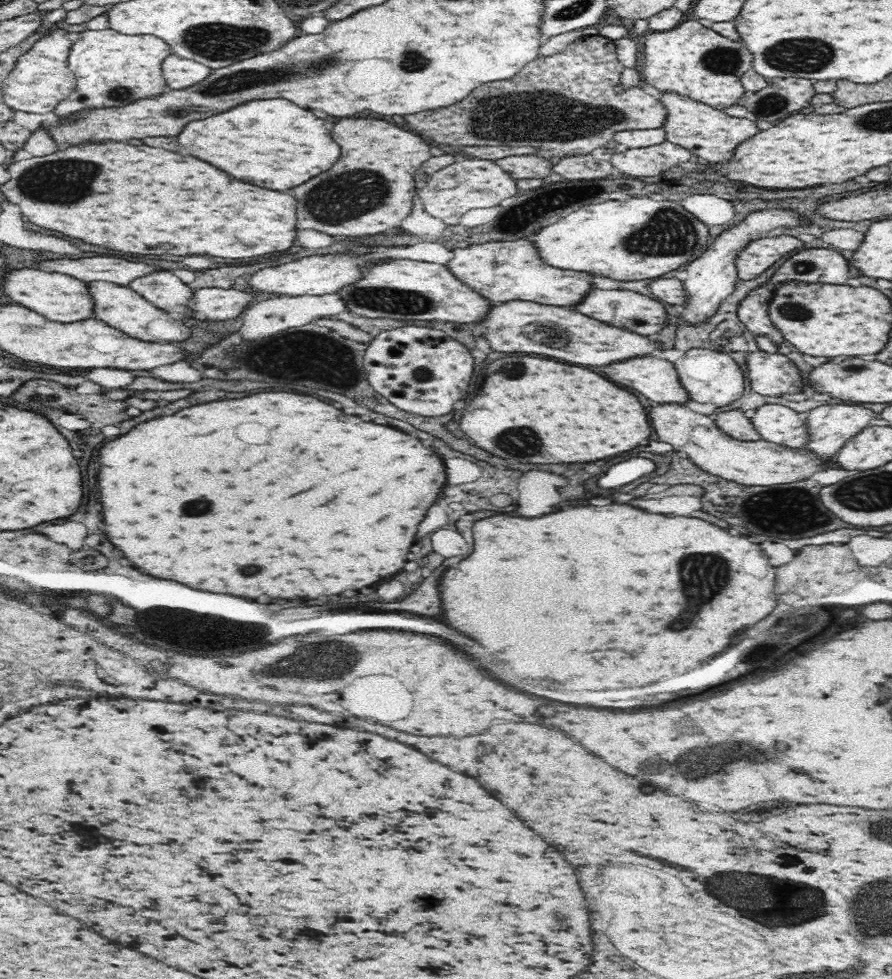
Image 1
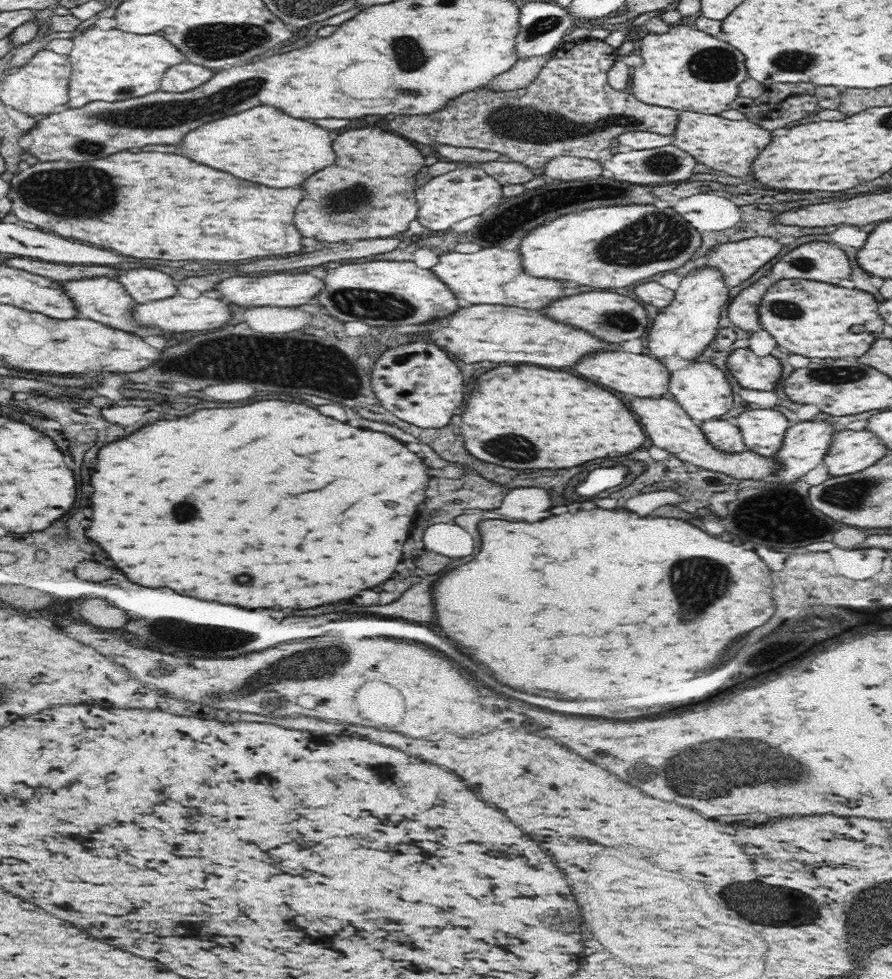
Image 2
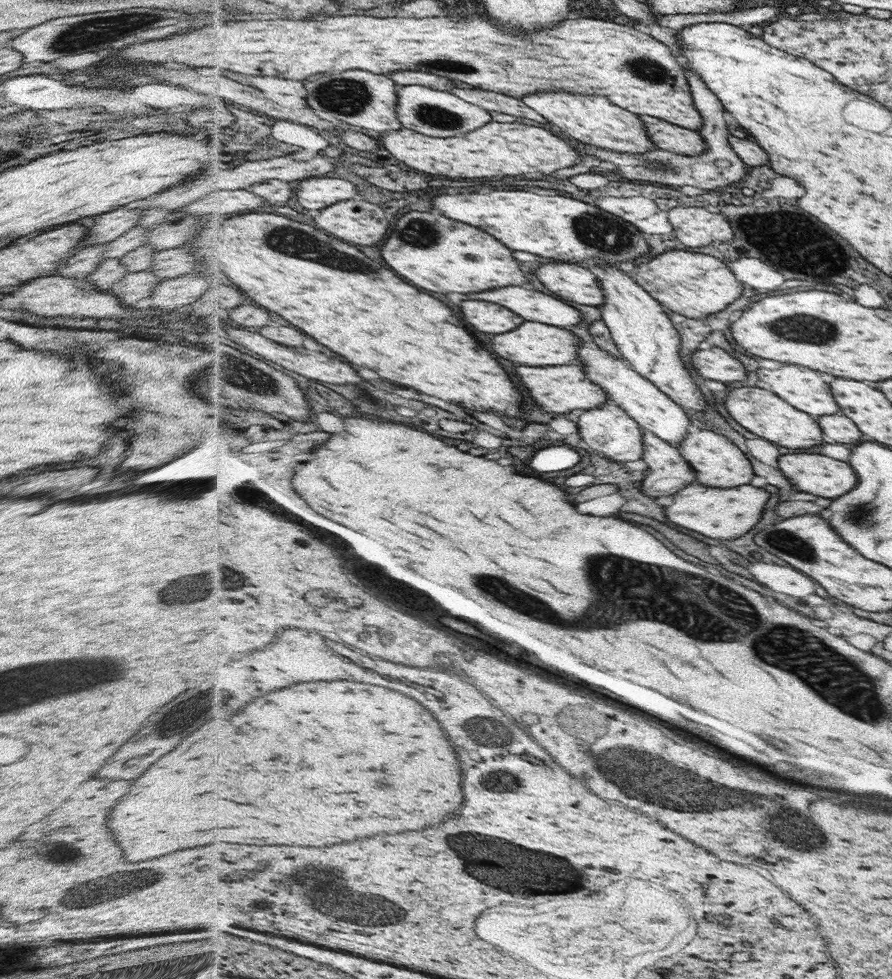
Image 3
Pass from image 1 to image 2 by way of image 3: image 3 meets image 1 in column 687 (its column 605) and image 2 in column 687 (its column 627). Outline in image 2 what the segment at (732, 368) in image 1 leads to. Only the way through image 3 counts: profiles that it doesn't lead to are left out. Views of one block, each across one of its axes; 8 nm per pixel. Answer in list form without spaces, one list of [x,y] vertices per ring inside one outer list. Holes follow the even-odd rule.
[[[692,361],[683,369],[671,372],[668,393],[698,423],[722,418],[734,404],[732,384],[726,374],[710,362]]]

